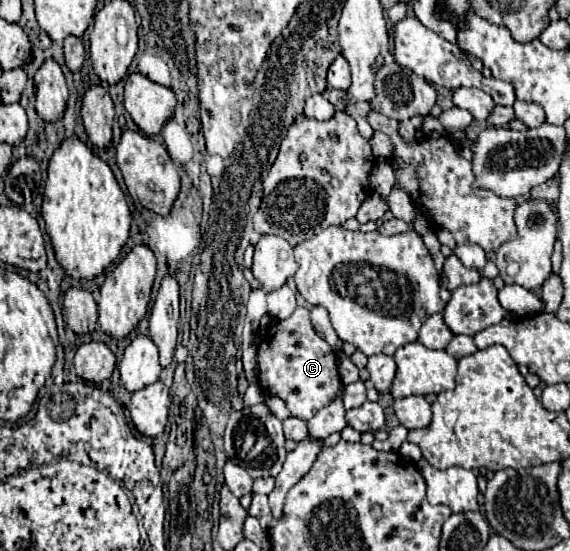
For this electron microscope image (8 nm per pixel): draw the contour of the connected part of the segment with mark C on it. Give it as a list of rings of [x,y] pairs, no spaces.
[[[297,307],[287,319],[269,325],[265,339],[257,349],[257,363],[257,383],[263,393],[283,399],[291,415],[303,421],[309,421],[319,409],[323,409],[323,405],[329,405],[341,383],[337,353],[315,333],[309,309],[305,307]]]

